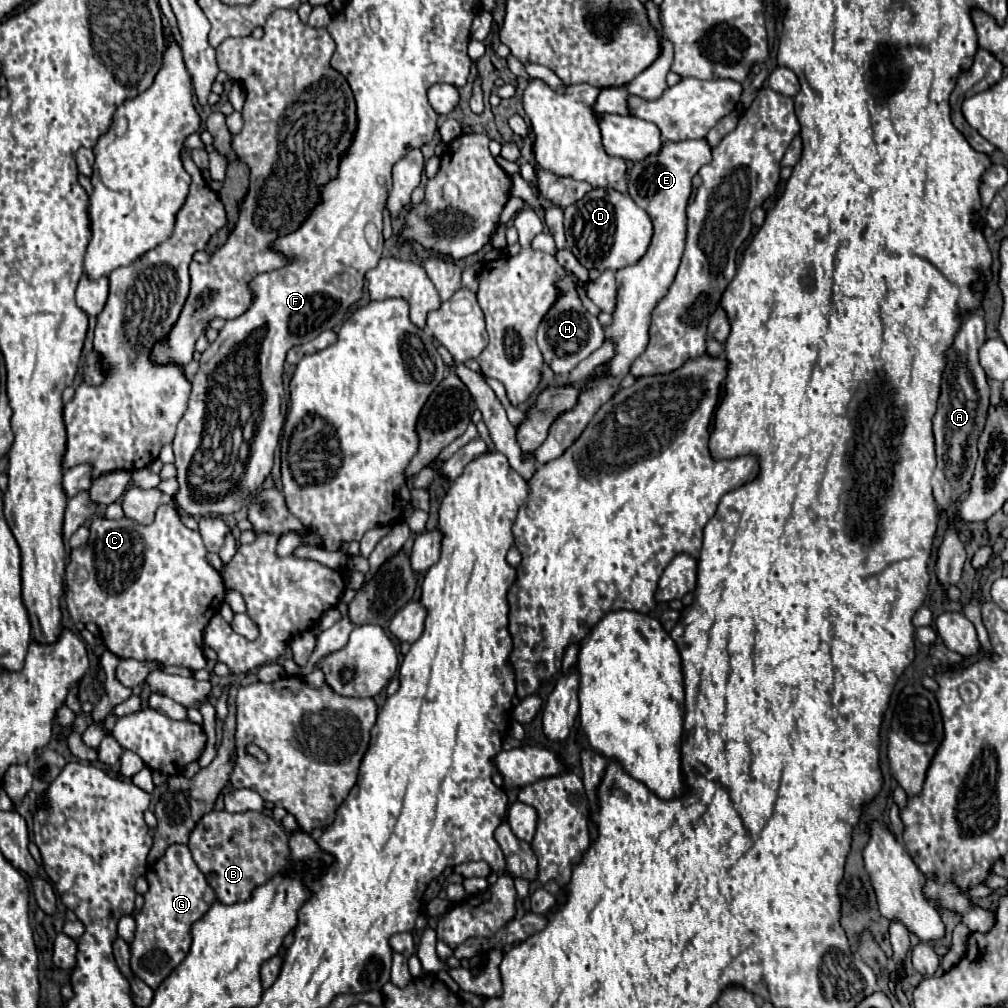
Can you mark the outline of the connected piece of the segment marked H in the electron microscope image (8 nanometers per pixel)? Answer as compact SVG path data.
M564 276L564 280L560 280L556 286L562 290L562 296L554 302L538 328L538 348L544 356L544 362L554 370L554 374L566 376L578 362L582 362L602 346L604 328L600 326L598 318L582 306L576 292L576 280L572 276Z

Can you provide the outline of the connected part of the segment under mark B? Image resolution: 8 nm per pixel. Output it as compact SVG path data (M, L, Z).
M208 812L190 834L188 848L196 866L214 888L216 900L222 904L250 900L258 884L266 884L266 880L272 880L278 872L286 872L290 856L288 834L264 812Z

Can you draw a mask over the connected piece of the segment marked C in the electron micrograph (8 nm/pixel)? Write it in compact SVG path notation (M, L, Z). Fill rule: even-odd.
M158 506L152 524L138 524L130 518L94 518L88 544L70 552L66 566L66 604L74 622L94 622L100 628L106 648L118 658L160 662L182 668L206 668L202 632L220 610L226 588L218 570L206 562L206 546L196 530L182 524L170 506Z

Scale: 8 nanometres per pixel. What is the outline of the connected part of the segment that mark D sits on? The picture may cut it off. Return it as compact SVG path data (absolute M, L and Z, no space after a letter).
M594 188L582 200L564 208L564 228L570 252L582 266L600 272L636 264L646 254L652 238L650 216L638 208L628 194L612 188Z

